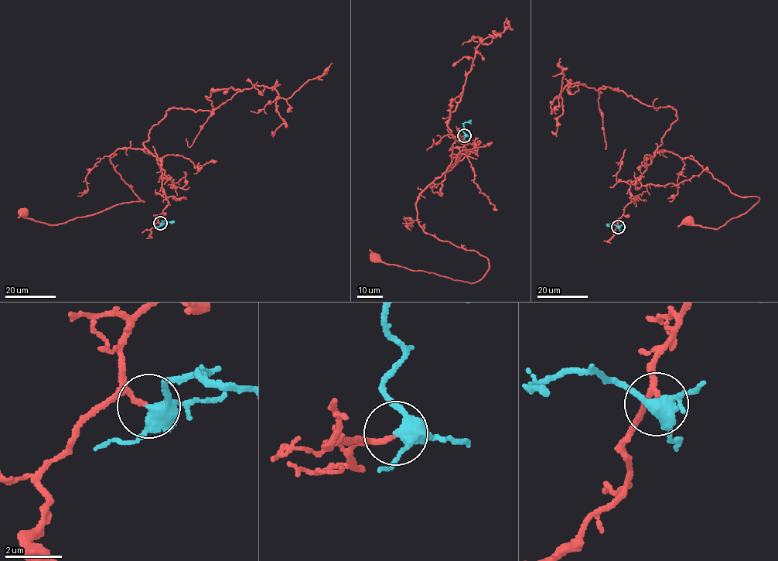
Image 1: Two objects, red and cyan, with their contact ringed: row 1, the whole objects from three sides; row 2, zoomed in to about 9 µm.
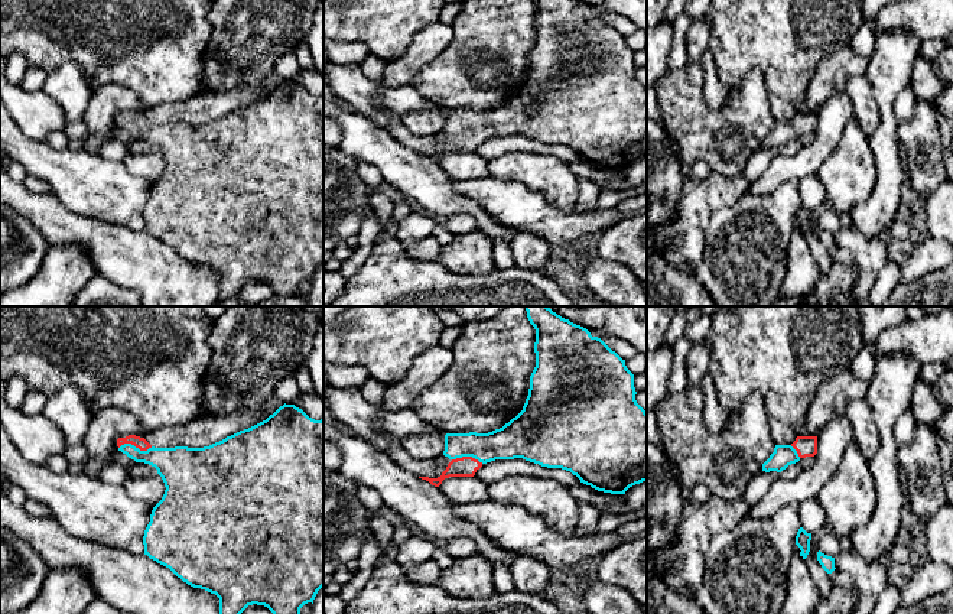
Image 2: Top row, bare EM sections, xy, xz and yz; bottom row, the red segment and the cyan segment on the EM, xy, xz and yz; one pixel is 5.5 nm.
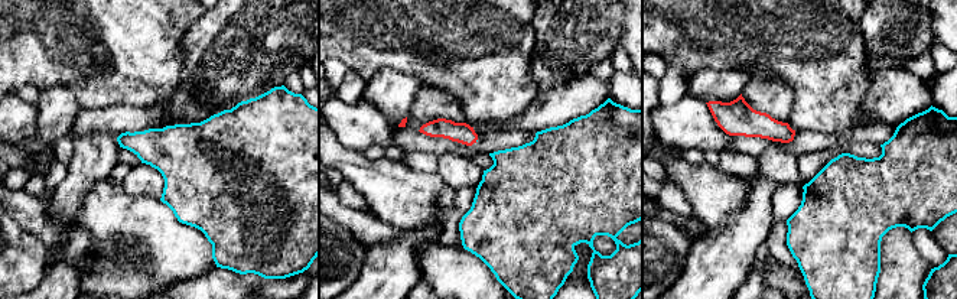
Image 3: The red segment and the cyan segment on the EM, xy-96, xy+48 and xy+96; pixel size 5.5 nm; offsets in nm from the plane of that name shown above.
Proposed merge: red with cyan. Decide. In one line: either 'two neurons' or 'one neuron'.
one neuron

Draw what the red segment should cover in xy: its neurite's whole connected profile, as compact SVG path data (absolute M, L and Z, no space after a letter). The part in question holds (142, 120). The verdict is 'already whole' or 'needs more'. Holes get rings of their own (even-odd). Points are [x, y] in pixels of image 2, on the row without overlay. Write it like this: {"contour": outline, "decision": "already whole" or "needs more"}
{"contour": "M283 81L266 97L240 107L225 116L204 124L155 124L144 114L129 111L117 116L118 127L136 139L144 139L157 146L165 159L165 170L153 183L150 198L144 207L144 231L169 244L178 254L193 264L205 266L219 274L219 300L225 302L253 280L267 283L274 295L302 298L300 285L312 279L323 263L323 95L315 97L295 81Z", "decision": "needs more"}

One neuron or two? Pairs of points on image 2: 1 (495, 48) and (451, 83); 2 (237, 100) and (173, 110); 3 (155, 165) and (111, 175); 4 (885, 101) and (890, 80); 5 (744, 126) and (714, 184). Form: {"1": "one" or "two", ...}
{"1": "one", "2": "one", "3": "two", "4": "one", "5": "two"}

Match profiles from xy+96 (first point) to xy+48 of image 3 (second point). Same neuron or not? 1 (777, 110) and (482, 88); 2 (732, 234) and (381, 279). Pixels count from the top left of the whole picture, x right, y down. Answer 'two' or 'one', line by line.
1: two
2: one

